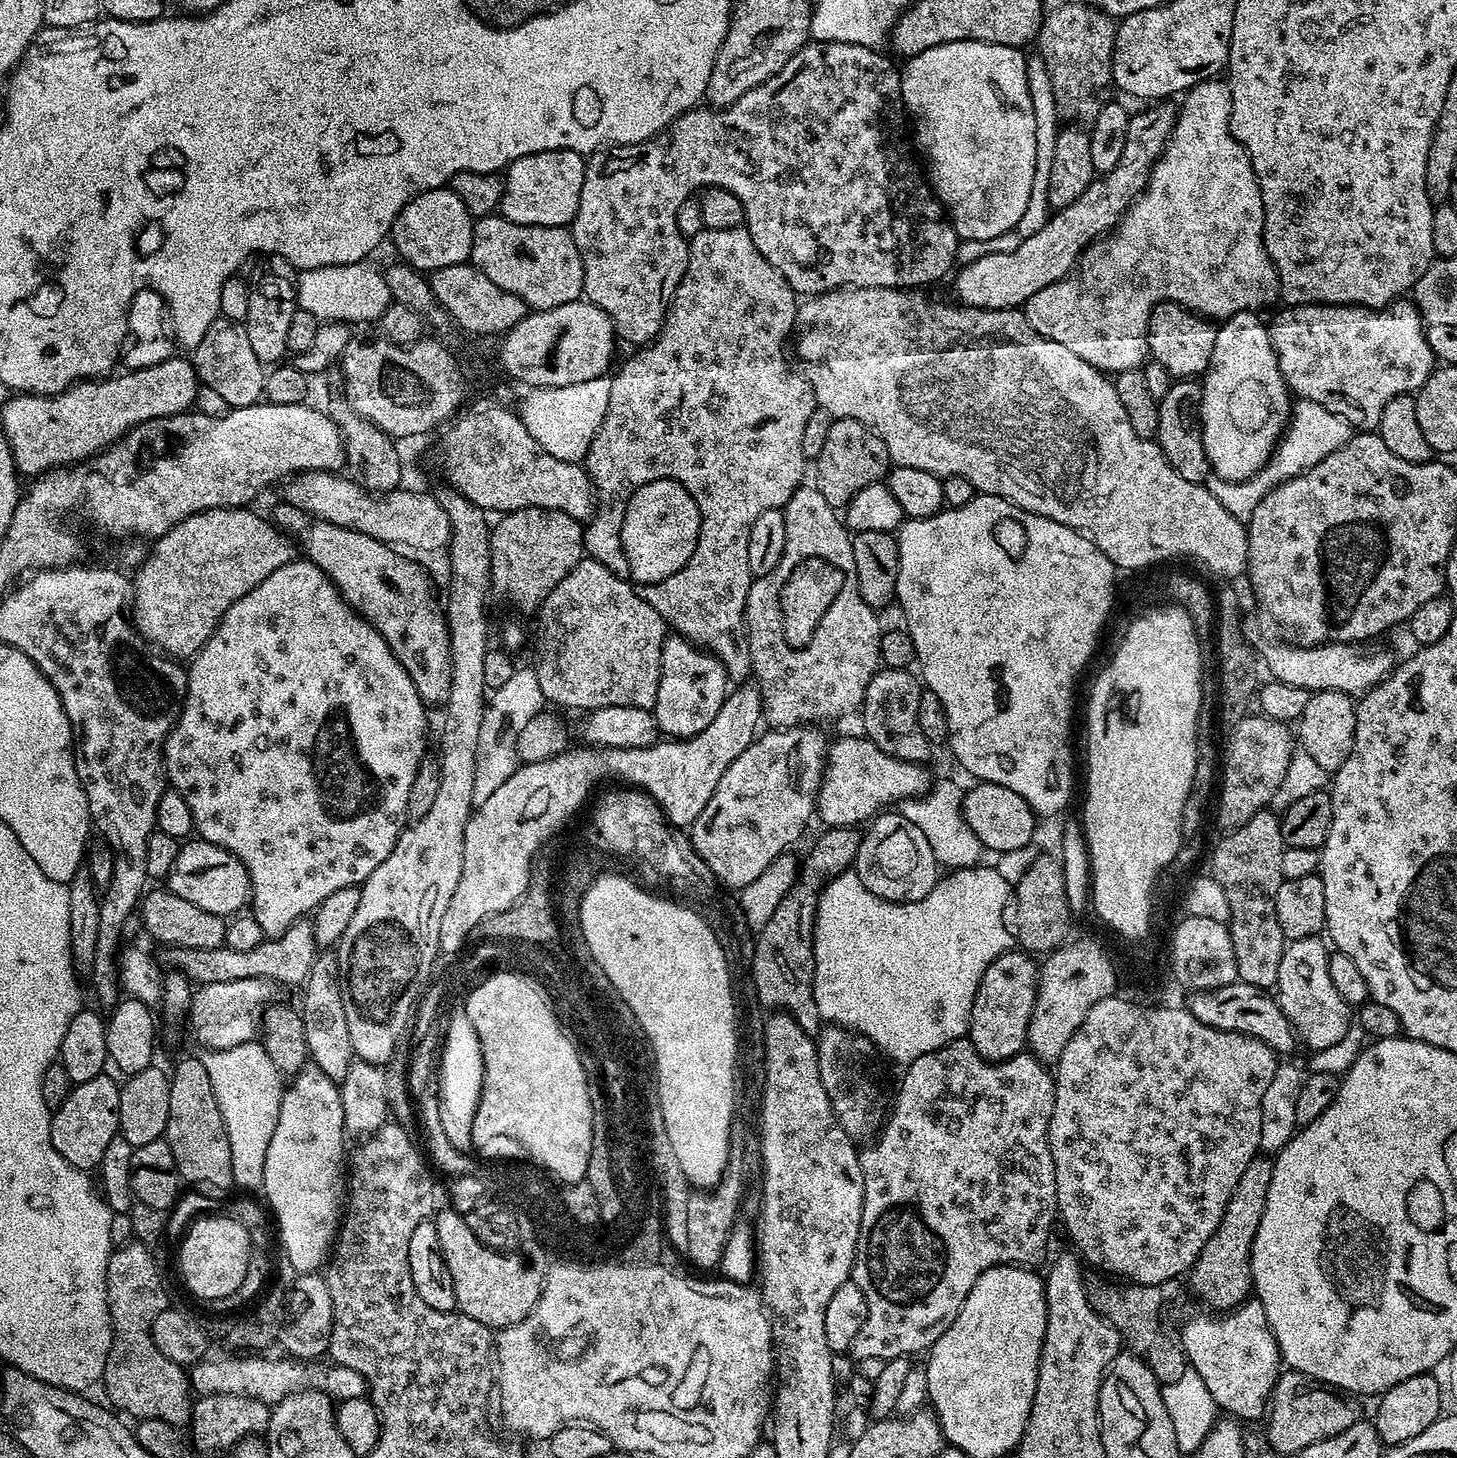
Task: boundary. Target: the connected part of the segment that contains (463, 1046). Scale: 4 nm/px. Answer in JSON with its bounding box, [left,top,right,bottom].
[440,1014,484,1153]

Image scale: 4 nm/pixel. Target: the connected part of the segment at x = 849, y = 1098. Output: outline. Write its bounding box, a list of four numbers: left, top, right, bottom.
[816,1024,886,1142]

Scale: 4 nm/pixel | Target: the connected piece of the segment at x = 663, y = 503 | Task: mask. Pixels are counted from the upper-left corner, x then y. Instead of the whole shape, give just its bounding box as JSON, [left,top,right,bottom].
[622,479,700,584]

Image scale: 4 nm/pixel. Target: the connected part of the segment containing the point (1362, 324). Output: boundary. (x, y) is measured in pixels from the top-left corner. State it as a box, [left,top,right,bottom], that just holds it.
[1270,298,1434,430]

